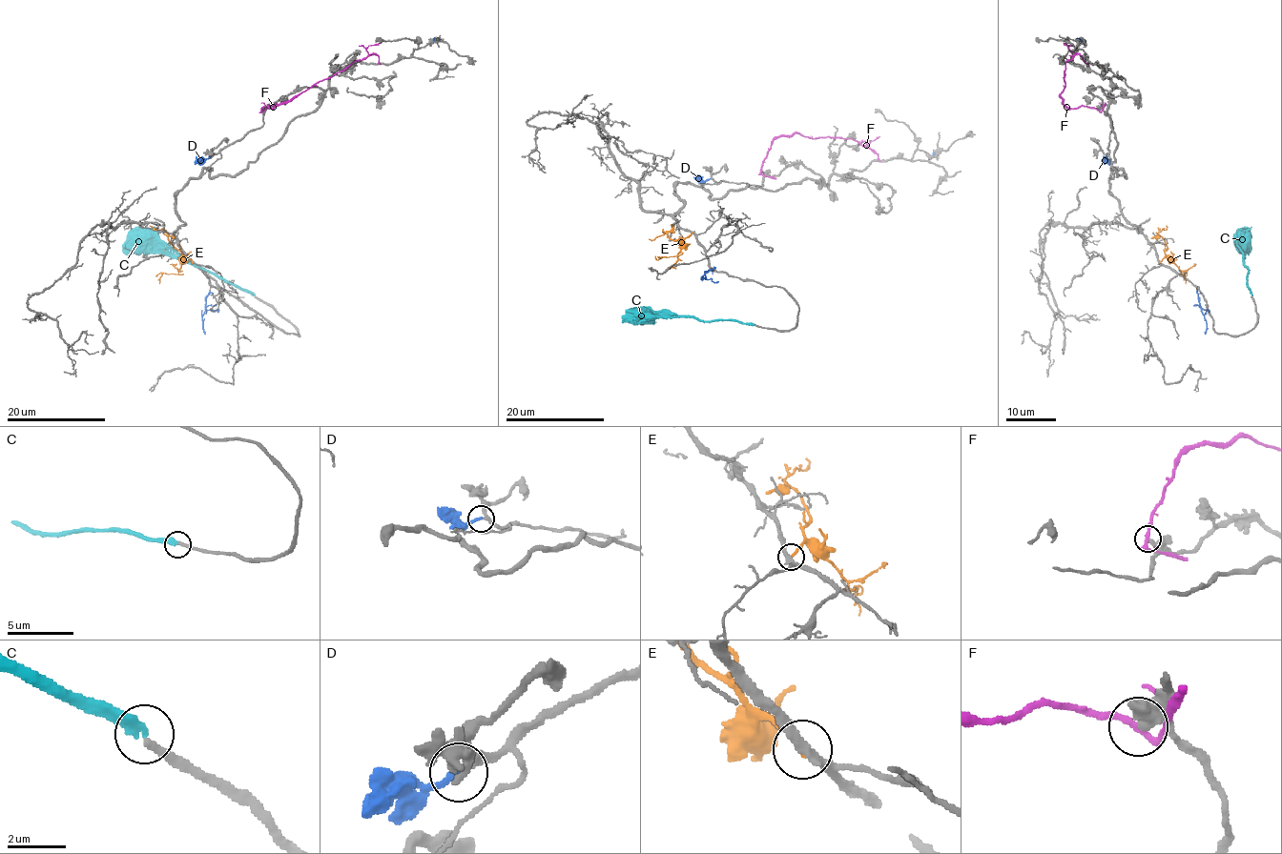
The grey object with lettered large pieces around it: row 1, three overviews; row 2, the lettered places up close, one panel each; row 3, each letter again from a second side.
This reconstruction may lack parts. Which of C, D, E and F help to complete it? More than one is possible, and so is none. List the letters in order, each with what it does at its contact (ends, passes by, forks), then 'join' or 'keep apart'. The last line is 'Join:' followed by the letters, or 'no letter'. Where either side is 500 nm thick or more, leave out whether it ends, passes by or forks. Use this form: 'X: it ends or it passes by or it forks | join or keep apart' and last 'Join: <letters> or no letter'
C: it ends | keep apart
D: it ends | keep apart
E: it ends | keep apart
F: it passes by | keep apart
Join: no letter

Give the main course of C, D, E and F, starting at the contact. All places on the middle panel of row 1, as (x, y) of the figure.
C: (754, 325), (733, 320), (698, 320), (692, 316), (648, 316), (642, 312), (630, 312), (627, 315)
D: (710, 178), (933, 153), (933, 149)
E: (691, 233), (686, 237), (673, 240), (665, 232), (652, 240), (649, 239)
F: (761, 172), (764, 157), (779, 136), (795, 132), (810, 138), (849, 138), (867, 147), (866, 141), (879, 136)

